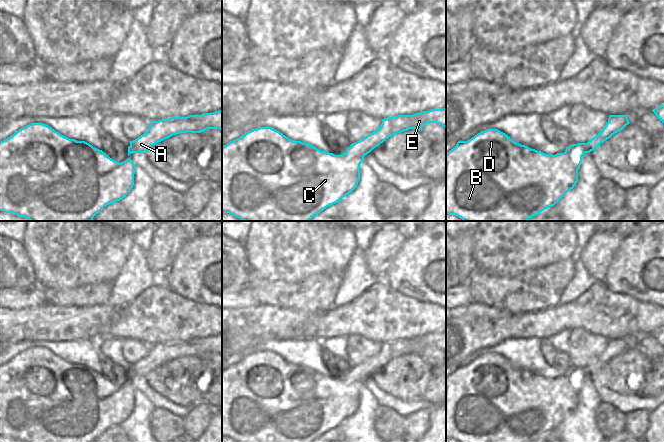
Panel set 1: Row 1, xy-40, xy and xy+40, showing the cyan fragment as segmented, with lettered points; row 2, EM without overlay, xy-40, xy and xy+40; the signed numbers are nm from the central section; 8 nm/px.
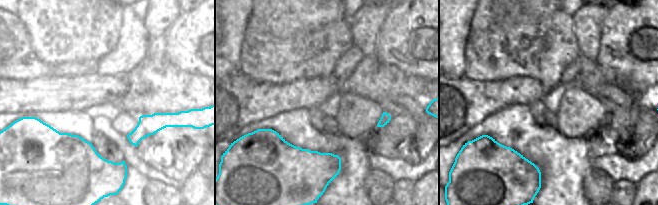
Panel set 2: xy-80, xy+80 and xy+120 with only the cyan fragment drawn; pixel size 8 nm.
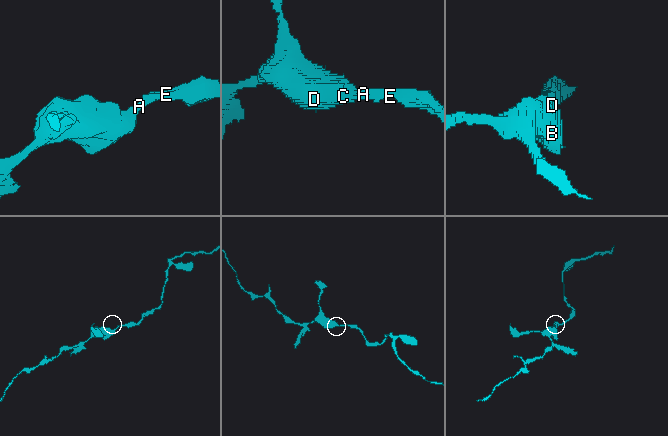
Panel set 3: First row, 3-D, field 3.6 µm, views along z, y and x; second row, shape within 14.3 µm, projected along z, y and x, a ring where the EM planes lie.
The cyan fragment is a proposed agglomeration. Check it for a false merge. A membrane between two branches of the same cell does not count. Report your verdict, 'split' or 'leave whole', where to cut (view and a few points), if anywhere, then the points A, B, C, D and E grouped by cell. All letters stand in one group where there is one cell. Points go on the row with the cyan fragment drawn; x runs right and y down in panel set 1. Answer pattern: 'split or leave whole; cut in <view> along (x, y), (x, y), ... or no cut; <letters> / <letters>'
leave whole; no cut; A B C D E

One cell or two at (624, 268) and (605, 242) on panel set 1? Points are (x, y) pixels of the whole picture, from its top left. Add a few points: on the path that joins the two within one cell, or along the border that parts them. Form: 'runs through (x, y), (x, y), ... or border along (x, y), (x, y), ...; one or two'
border along (622, 237), (622, 241), (614, 254), (605, 276); two

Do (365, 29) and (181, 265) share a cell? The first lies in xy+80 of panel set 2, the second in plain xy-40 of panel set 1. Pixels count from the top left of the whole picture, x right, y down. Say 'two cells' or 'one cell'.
two cells

